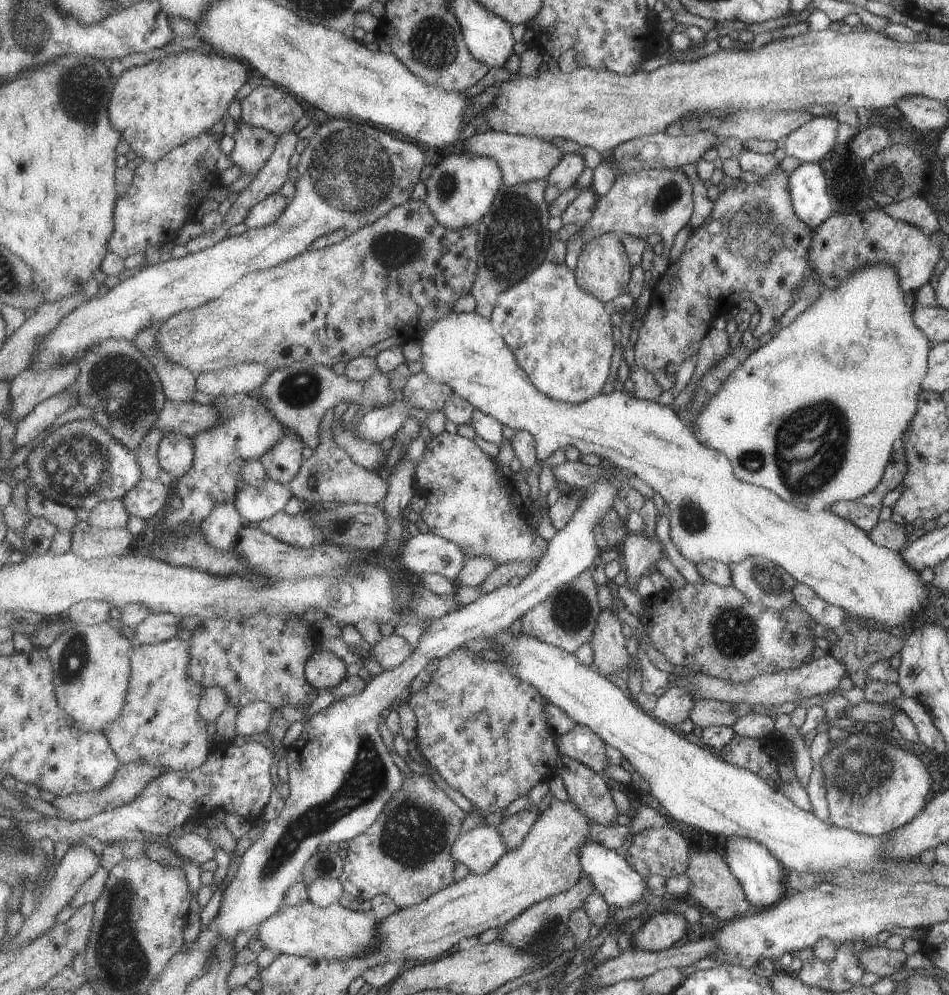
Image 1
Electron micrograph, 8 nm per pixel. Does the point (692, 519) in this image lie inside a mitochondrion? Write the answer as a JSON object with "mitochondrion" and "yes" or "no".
{"mitochondrion":"yes"}

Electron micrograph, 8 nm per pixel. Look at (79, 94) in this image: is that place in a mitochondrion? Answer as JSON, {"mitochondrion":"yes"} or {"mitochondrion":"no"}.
{"mitochondrion":"yes"}

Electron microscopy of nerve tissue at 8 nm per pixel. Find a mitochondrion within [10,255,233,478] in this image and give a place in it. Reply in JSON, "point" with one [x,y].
{"point":[120,385]}

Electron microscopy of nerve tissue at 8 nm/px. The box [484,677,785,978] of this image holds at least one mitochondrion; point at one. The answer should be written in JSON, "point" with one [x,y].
{"point":[547,928]}

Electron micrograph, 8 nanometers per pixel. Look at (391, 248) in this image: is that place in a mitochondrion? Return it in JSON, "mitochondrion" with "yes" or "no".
{"mitochondrion":"yes"}

